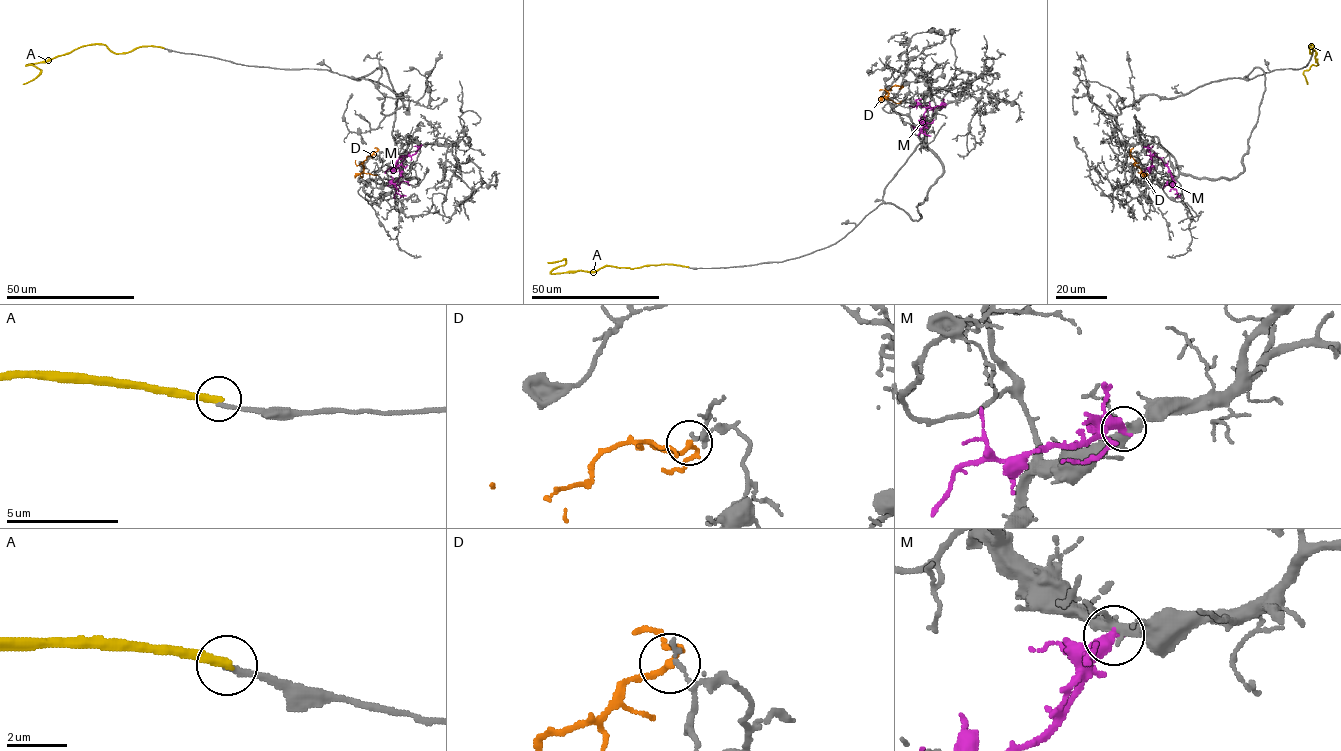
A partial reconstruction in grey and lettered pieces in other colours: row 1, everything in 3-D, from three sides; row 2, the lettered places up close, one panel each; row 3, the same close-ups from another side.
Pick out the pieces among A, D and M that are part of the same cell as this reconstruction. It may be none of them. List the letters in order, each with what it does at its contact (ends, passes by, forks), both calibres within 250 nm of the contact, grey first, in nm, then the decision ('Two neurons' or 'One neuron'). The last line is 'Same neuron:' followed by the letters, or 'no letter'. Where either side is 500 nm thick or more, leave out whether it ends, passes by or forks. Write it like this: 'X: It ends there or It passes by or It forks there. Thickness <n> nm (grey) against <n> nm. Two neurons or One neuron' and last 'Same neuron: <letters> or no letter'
A: It ends there. Thickness 180 nm (grey) against 340 nm. Two neurons
D: It passes by. Thickness 120 nm (grey) against 180 nm. Two neurons
M: It ends there. Thickness 320 nm (grey) against 440 nm. Two neurons
Same neuron: no letter

